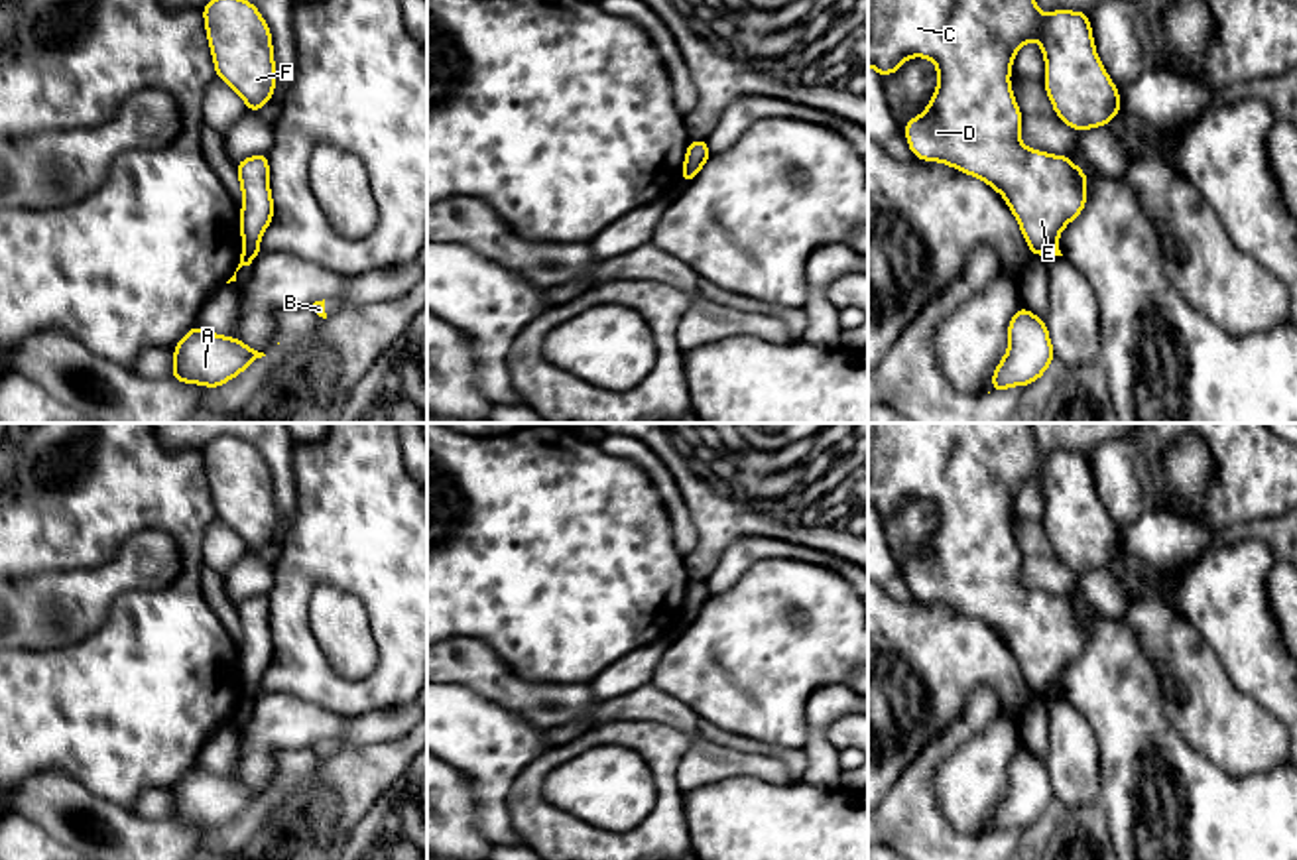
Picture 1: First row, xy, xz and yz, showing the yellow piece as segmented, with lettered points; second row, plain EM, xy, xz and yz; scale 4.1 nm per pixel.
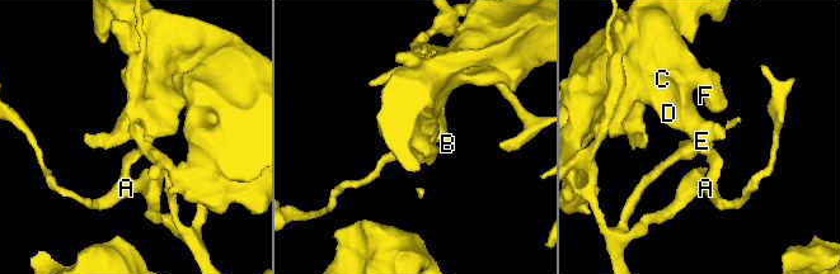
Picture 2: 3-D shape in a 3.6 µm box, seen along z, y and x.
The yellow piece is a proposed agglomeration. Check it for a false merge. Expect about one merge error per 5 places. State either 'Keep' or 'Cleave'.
Cleave

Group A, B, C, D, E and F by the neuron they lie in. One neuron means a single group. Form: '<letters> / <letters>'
A B / C D E F

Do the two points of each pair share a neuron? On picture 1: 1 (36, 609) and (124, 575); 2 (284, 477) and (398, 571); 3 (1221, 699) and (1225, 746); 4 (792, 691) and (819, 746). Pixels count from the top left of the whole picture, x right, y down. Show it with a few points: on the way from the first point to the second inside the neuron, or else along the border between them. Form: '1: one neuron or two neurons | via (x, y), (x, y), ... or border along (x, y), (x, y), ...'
1: one neuron | via (58, 609), (73, 605), (103, 585)
2: two neurons | border along (298, 443), (294, 449), (292, 510)
3: one neuron | via (1221, 711), (1225, 735)
4: two neurons | border along (833, 683), (823, 683), (805, 705), (802, 748)

